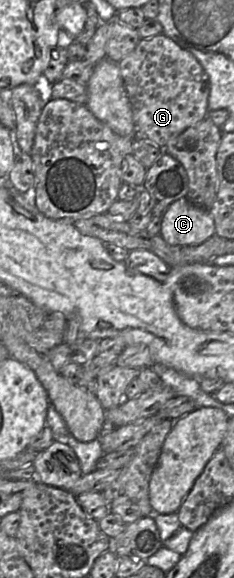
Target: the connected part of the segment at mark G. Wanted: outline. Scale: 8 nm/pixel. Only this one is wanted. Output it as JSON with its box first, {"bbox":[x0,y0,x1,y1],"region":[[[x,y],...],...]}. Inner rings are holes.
{"bbox":[118,33,208,149],"region":[[[163,33],[140,39],[118,65],[132,108],[133,139],[150,141],[162,149],[185,129],[207,117],[208,75],[190,52]]]}

